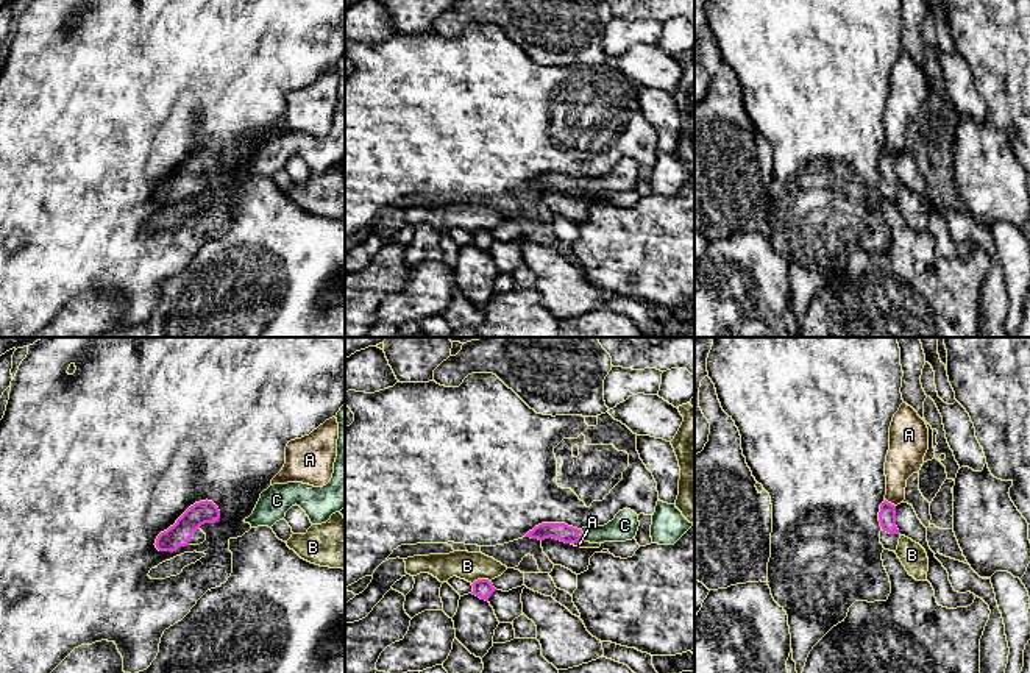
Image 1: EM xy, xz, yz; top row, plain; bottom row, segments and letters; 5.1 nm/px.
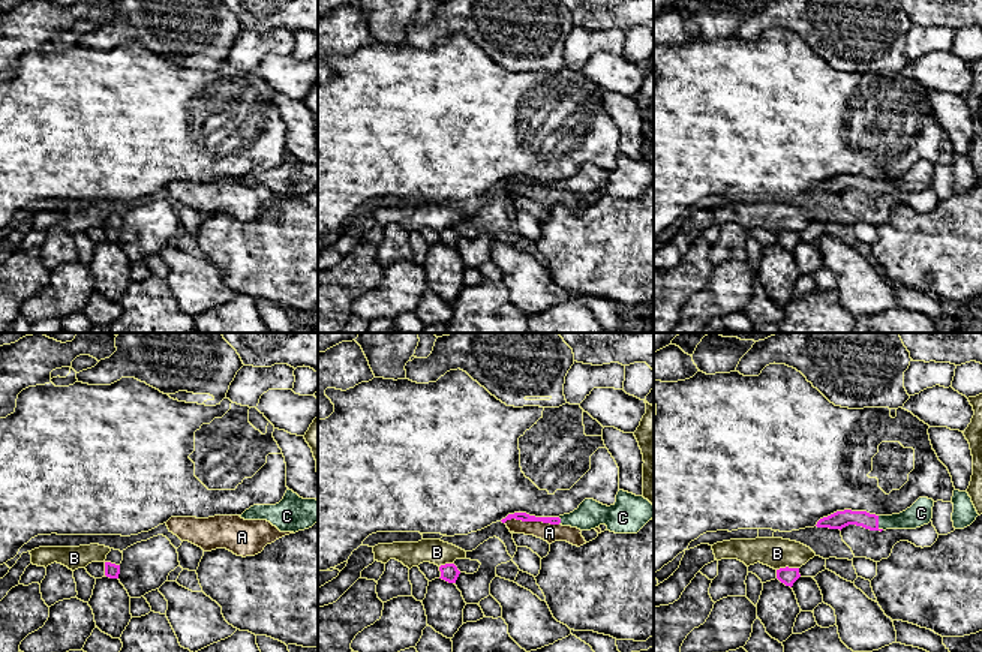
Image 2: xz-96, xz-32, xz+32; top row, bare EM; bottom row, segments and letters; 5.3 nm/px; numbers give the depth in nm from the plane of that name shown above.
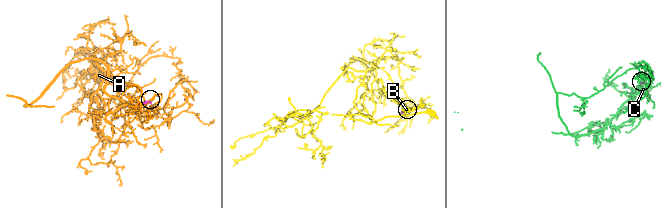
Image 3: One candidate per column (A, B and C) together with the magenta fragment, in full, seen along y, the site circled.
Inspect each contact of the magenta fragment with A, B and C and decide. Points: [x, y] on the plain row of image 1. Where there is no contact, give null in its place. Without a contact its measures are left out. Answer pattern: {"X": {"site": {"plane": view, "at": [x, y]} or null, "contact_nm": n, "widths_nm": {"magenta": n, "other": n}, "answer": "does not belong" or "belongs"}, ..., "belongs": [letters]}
{"A": {"site": {"plane": "yz", "at": [890, 153]}, "contact_nm": 70, "widths_nm": {"magenta": 90, "other": 180}, "answer": "does not belong"}, "B": {"site": {"plane": "xz", "at": [479, 230]}, "contact_nm": 100, "widths_nm": {"magenta": 100, "other": 140}, "answer": "does not belong"}, "C": {"site": {"plane": "xz", "at": [579, 186]}, "contact_nm": 60, "widths_nm": {"magenta": 90, "other": 140}, "answer": "belongs"}, "belongs": ["C"]}

